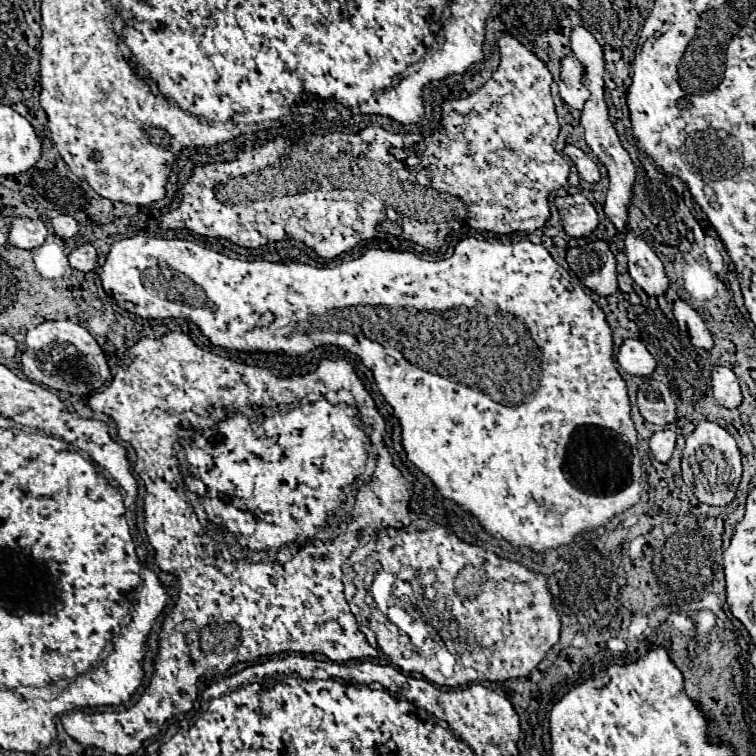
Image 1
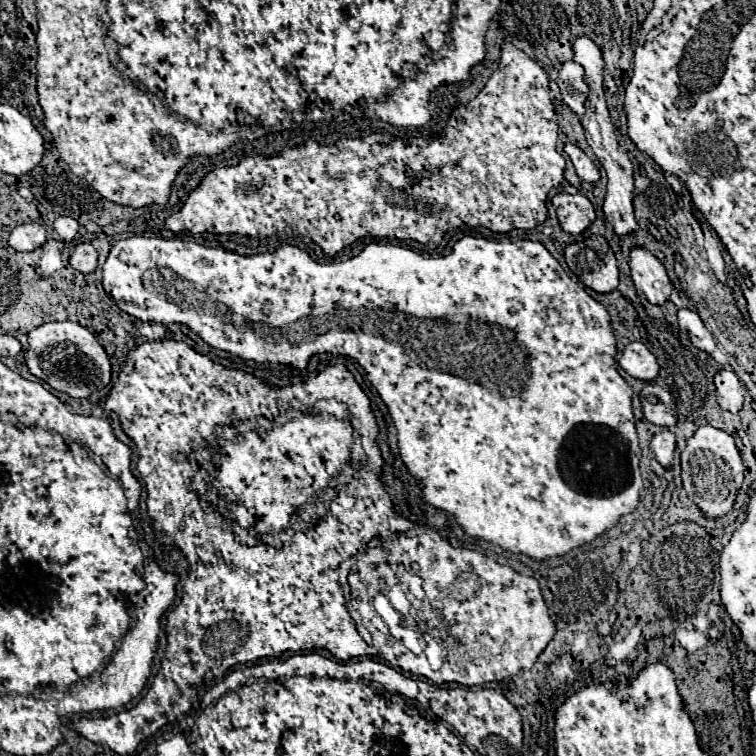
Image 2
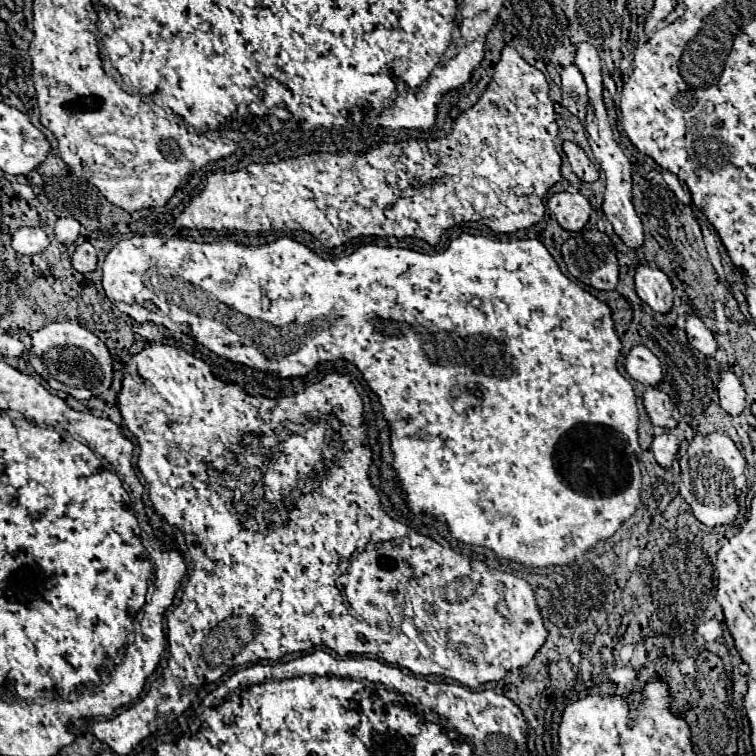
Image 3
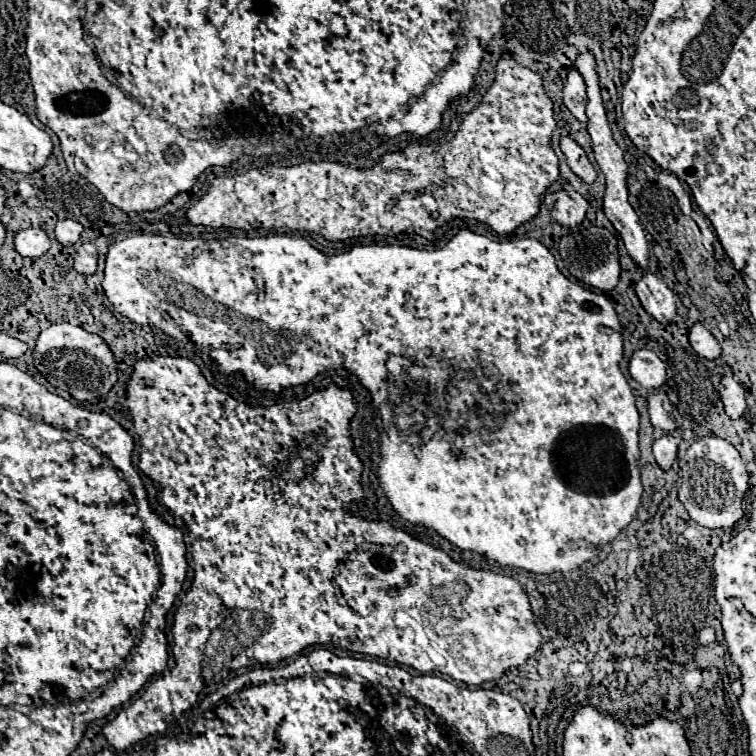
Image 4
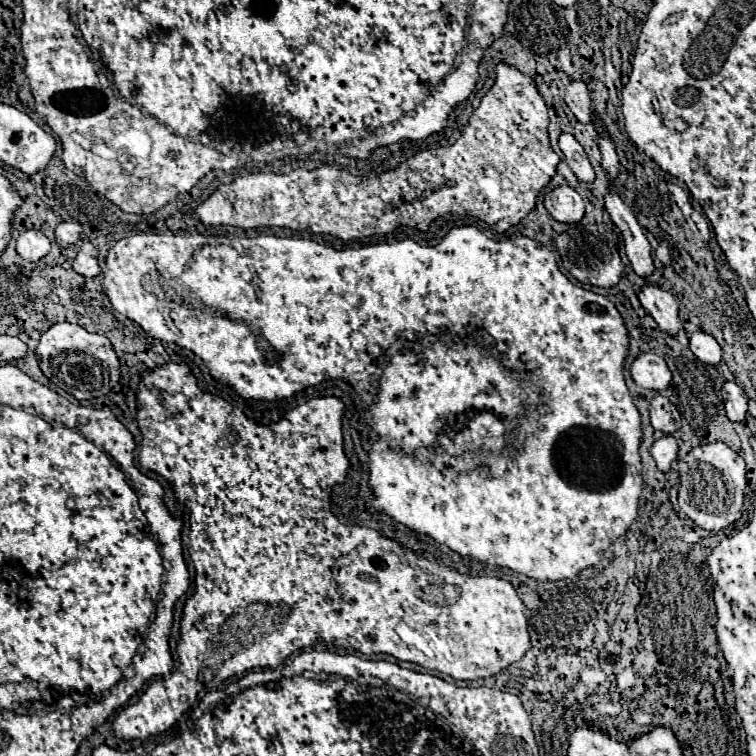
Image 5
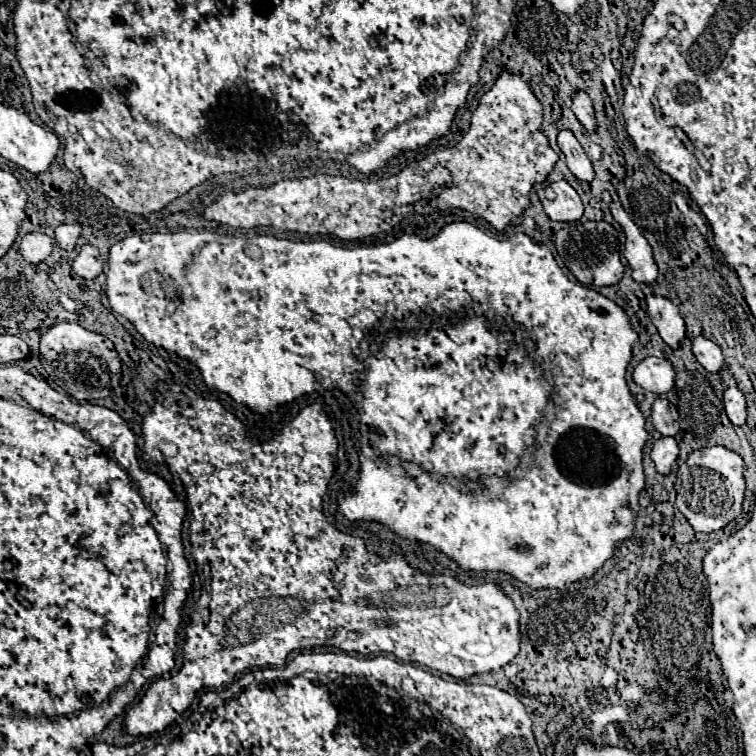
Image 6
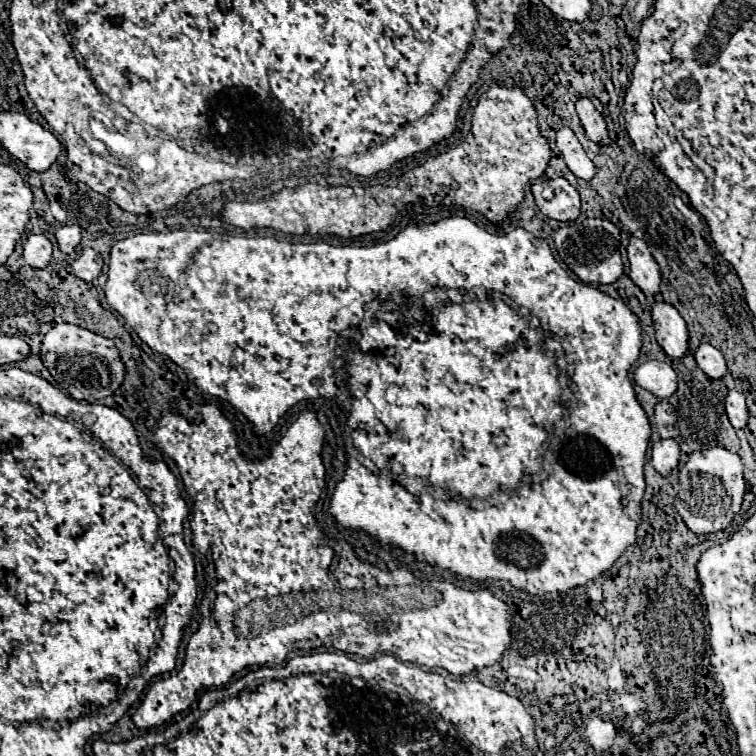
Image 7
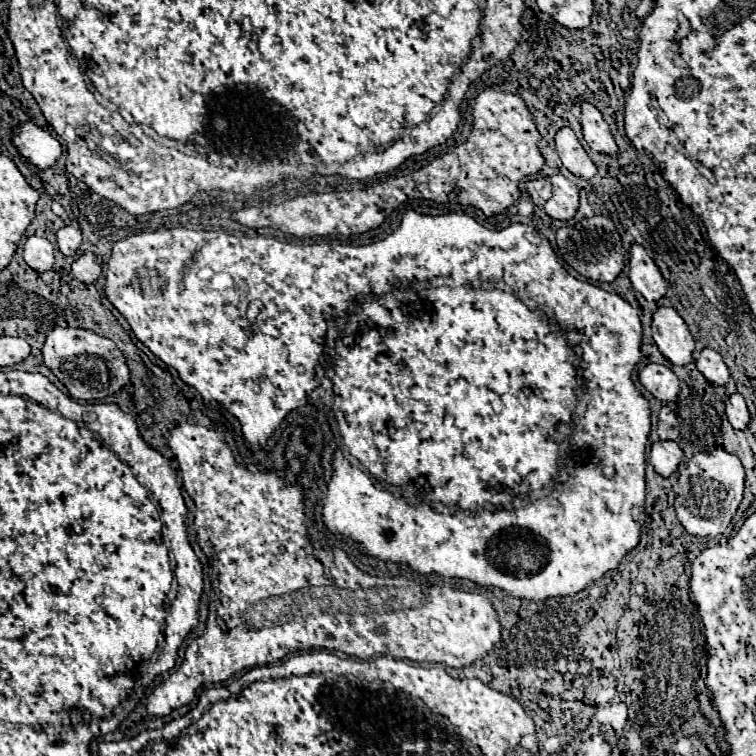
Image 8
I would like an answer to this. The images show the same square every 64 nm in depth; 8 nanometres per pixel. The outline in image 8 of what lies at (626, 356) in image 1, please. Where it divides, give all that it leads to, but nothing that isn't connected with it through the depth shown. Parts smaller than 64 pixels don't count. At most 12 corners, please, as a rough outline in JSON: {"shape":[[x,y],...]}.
{"shape":[[646,364],[638,380],[654,398],[674,400],[676,374],[664,364]]}

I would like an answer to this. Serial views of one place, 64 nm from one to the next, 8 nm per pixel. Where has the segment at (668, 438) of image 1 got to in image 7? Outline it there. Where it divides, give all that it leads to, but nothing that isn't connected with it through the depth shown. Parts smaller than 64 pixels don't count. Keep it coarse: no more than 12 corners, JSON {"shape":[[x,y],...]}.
{"shape":[[658,440],[652,446],[656,472],[668,476],[680,460],[674,440]]}

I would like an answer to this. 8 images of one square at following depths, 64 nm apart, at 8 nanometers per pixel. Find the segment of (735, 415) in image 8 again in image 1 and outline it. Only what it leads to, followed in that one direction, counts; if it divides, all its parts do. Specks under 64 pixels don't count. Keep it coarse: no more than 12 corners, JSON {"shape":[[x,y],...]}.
{"shape":[[714,366],[714,398],[726,408],[740,406],[736,374]]}

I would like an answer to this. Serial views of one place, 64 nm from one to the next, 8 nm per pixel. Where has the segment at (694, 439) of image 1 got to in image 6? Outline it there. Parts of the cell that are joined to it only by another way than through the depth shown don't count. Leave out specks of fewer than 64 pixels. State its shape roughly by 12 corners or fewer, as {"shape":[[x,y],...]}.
{"shape":[[694,450],[676,508],[698,532],[742,514],[744,460]]}

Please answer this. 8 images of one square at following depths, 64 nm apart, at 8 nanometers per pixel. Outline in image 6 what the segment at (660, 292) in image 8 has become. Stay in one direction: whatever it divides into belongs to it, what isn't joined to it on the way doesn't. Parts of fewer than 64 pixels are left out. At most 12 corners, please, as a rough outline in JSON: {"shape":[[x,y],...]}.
{"shape":[[612,202],[614,220],[626,234],[632,278],[654,284],[658,268],[650,244],[622,208]]}

